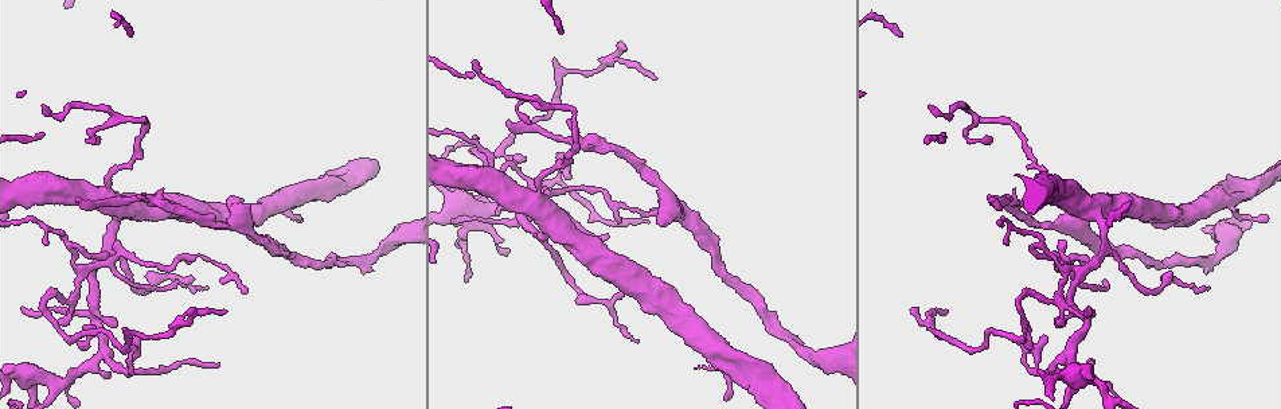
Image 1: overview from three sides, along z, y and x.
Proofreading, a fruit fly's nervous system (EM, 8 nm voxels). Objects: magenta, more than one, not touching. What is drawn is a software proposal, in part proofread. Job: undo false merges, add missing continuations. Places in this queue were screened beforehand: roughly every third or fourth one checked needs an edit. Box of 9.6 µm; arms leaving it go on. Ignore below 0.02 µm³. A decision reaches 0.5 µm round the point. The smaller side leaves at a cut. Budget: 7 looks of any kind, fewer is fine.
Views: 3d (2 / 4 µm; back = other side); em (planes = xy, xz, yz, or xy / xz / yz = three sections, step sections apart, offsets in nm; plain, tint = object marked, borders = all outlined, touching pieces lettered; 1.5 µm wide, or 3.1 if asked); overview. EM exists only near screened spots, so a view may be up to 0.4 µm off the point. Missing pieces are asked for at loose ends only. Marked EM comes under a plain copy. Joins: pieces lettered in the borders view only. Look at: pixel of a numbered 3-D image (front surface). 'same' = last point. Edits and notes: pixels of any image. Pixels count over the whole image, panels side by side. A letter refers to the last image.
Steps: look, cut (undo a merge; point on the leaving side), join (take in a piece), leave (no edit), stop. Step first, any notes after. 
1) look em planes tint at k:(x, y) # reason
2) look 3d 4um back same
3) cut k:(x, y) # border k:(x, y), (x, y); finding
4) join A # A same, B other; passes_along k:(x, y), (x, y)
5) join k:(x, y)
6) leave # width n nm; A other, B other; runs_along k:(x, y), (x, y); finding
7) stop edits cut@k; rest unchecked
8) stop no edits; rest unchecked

look em xy step 8 borders at 1:(931, 109) # an open end

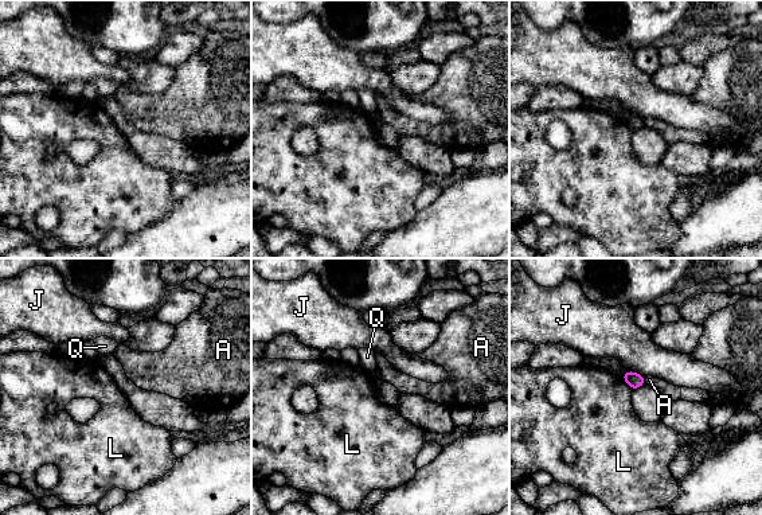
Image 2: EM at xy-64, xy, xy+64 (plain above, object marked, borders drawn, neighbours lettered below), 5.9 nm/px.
leave # A other, J other, L other, Q other; border 2:(620, 374), (632, 389); no lettered piece goes on from it

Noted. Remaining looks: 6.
look em xy step 8 borders at 1:(508, 120) # an open end

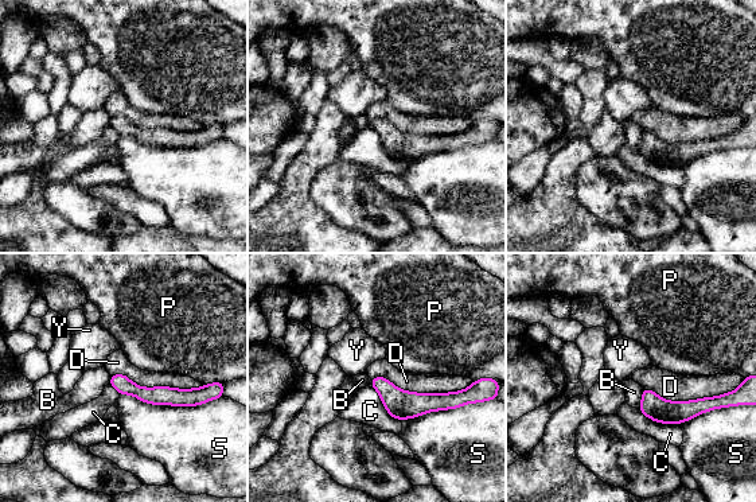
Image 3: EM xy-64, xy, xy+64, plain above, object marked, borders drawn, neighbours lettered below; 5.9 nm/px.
look em planes borders same # another direction

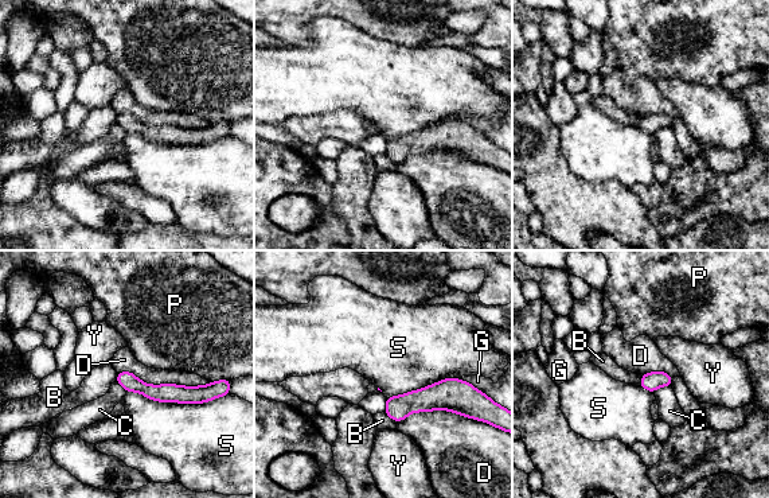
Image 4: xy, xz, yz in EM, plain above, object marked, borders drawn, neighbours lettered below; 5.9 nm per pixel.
leave # longest_contact D 550 nm; B other, C other, D other, G other, P other, S other, Y other; no lettered piece goes on from it

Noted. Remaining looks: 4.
look em planes borders at 1:(91, 270) # looks like a crossing

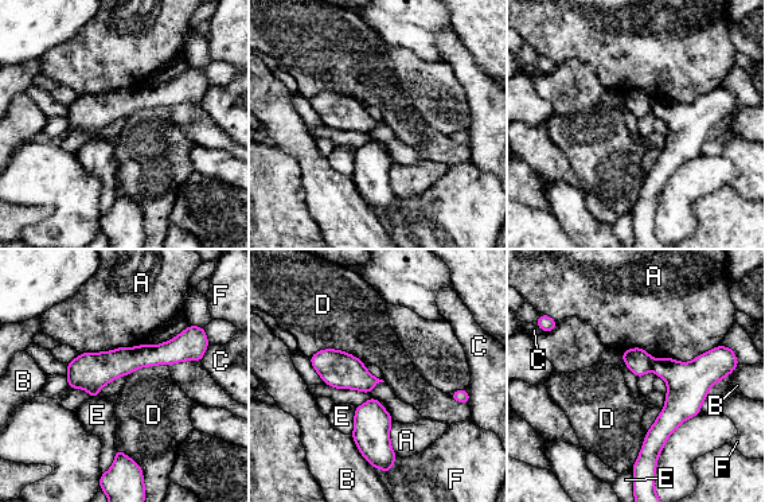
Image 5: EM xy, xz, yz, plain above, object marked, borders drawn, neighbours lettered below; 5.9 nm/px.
cut 5:(637, 361) # A other, B other, C other, D other, E other, F other; part_leaving 5:(196, 354), (135, 357), (71, 385); two neurons meet here

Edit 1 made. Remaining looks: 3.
stop edits cut@5; rest unchecked

